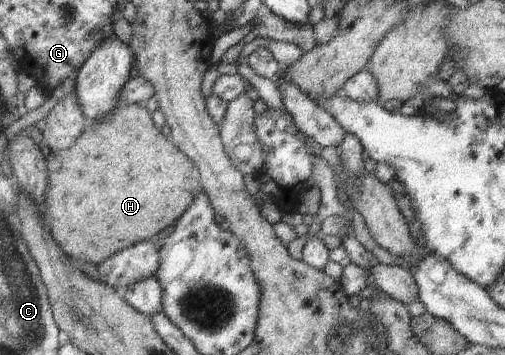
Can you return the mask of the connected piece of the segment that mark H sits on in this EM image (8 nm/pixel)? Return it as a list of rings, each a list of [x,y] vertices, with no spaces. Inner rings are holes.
[[[118,103],[118,109],[114,111],[112,119],[96,119],[91,121],[88,129],[80,135],[78,141],[70,147],[62,151],[50,151],[47,157],[48,173],[48,191],[46,191],[46,219],[48,219],[48,227],[53,234],[53,238],[63,247],[63,250],[72,257],[72,259],[80,259],[86,263],[104,263],[116,253],[122,253],[129,247],[134,247],[143,241],[153,240],[158,233],[162,233],[164,229],[168,229],[172,223],[177,223],[183,213],[192,205],[196,193],[204,192],[202,189],[202,181],[200,171],[196,167],[196,163],[192,163],[192,159],[172,141],[170,136],[165,136],[160,131],[160,127],[154,125],[152,113],[144,107],[142,103]]]

